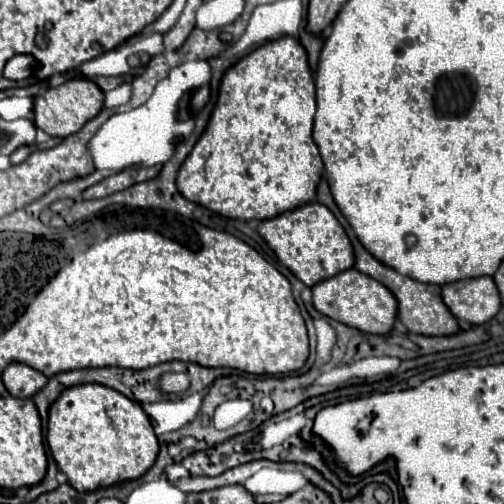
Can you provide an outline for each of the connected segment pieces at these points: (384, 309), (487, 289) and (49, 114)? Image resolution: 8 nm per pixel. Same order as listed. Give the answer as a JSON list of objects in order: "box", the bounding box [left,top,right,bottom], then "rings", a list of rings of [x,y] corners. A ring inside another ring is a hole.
[{"box":[313,269,397,335],"rings":[[[347,269],[335,277],[329,277],[313,287],[313,305],[319,313],[325,317],[331,317],[339,323],[345,323],[349,327],[355,327],[365,333],[373,335],[387,335],[397,319],[397,299],[395,295],[383,287],[373,277],[357,271]]]},{"box":[441,277,501,325],"rings":[[[473,277],[447,283],[443,285],[441,295],[449,311],[471,325],[485,325],[501,309],[499,289],[493,277]]]},{"box":[35,79,103,137],"rings":[[[71,79],[35,99],[35,125],[51,137],[69,137],[103,109],[103,91],[89,79]]]}]

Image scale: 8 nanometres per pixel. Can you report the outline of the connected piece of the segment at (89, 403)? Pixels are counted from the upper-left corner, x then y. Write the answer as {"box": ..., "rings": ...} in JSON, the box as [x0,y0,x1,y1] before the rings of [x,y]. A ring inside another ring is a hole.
{"box":[47,383,159,493],"rings":[[[85,383],[69,387],[49,409],[47,443],[59,469],[79,493],[139,479],[153,467],[159,441],[143,407],[111,387]]]}

